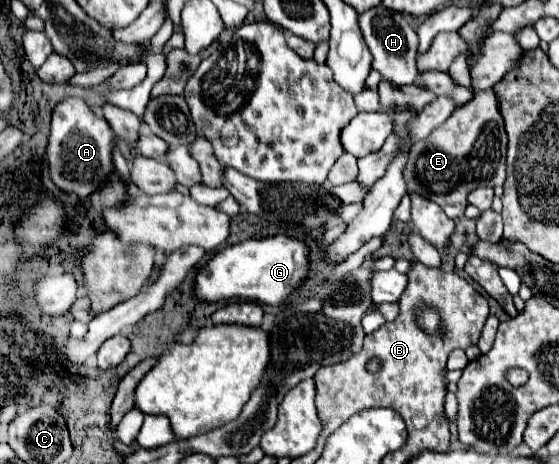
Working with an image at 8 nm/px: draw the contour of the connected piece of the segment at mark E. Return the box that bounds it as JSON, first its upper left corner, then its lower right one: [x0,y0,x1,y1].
[405,89,507,219]

